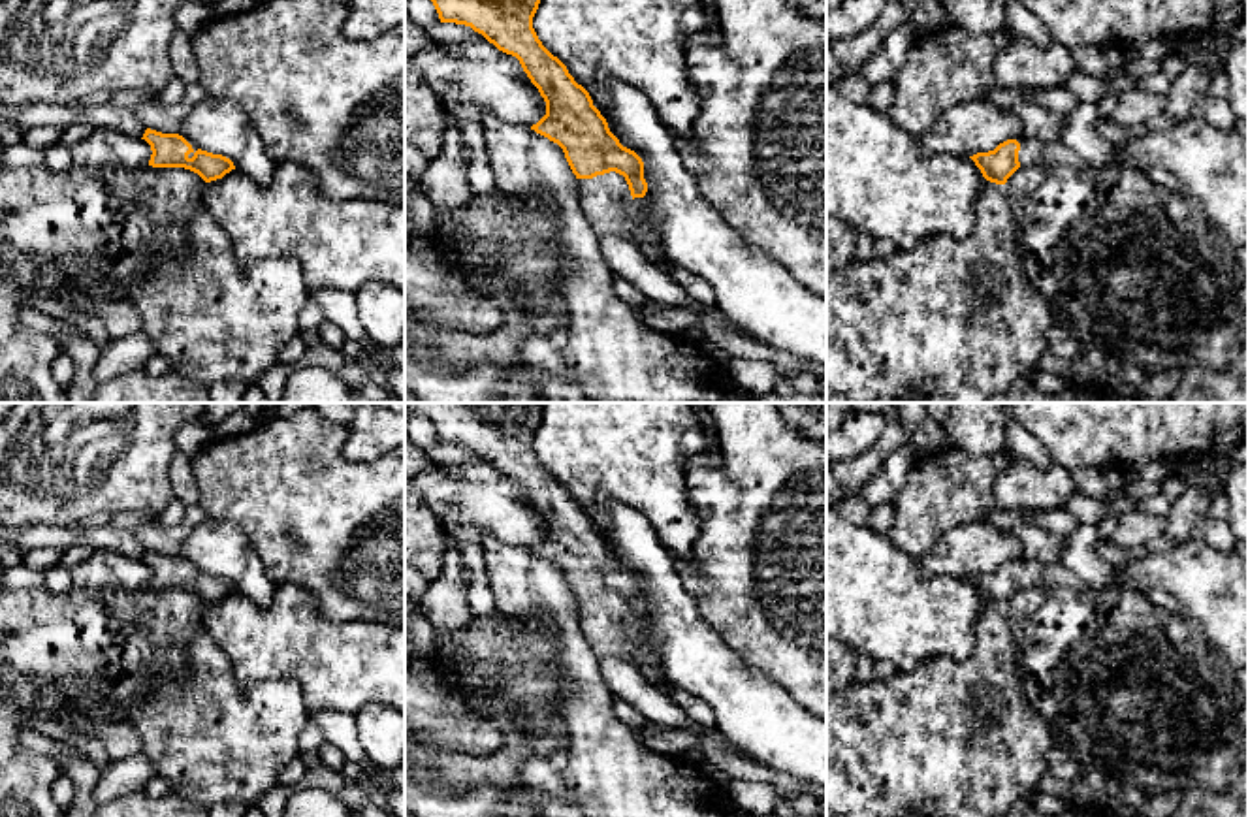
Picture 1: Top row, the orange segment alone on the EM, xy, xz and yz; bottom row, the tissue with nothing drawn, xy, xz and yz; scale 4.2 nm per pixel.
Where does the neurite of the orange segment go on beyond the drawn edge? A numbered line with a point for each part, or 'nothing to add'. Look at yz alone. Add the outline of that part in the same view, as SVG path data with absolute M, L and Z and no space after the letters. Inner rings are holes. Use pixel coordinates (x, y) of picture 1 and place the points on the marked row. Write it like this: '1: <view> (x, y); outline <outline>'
1: yz (1032, 151); outline M1018 137L1020 143L1018 162L1020 168L1026 166L1067 166L1073 169L1082 169L1088 164L1069 147L1060 143L1045 143L1039 139Z

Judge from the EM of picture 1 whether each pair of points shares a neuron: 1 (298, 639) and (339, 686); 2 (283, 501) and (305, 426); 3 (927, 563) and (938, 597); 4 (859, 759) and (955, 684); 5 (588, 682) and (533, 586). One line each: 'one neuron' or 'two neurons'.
1: one neuron
2: one neuron
3: two neurons
4: one neuron
5: one neuron

